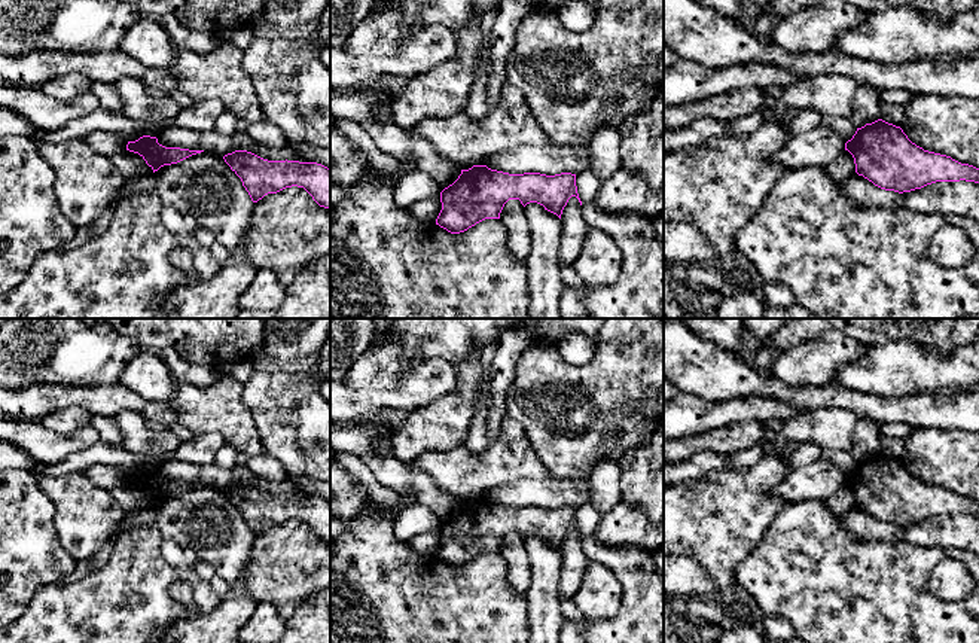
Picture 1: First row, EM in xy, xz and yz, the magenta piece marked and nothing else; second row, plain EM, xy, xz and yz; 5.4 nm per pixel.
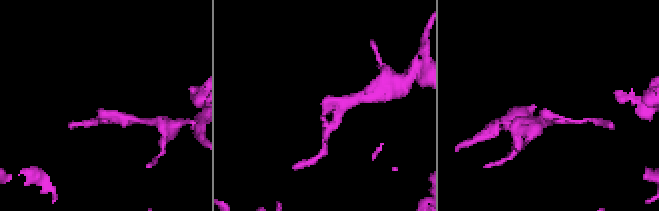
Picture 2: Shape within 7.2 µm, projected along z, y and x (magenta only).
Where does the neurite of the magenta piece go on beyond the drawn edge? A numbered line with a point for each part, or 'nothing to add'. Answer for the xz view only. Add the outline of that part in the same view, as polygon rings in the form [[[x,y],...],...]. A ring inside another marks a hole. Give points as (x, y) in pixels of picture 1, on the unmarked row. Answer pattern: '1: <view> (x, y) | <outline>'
nothing to add

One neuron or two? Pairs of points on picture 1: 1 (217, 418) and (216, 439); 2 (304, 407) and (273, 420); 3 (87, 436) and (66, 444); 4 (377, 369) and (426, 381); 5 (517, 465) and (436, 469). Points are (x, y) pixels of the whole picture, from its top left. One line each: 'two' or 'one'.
1: two
2: one
3: one
4: one
5: one

